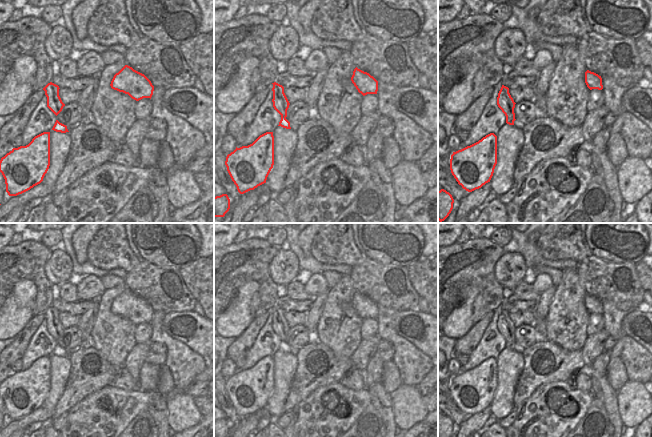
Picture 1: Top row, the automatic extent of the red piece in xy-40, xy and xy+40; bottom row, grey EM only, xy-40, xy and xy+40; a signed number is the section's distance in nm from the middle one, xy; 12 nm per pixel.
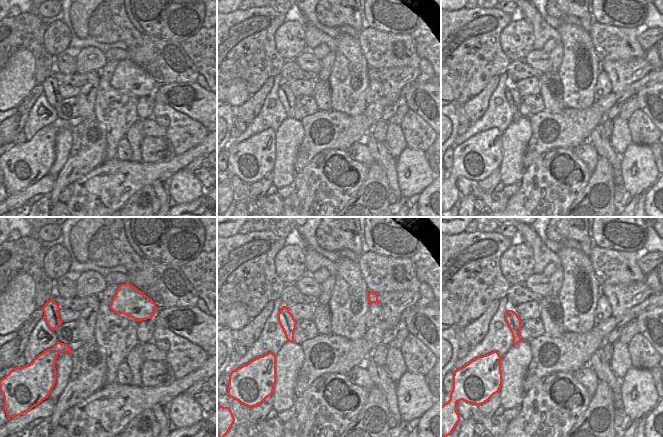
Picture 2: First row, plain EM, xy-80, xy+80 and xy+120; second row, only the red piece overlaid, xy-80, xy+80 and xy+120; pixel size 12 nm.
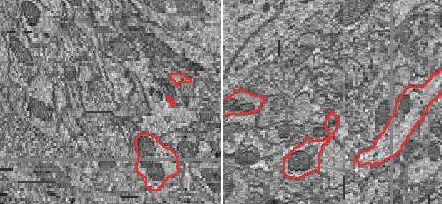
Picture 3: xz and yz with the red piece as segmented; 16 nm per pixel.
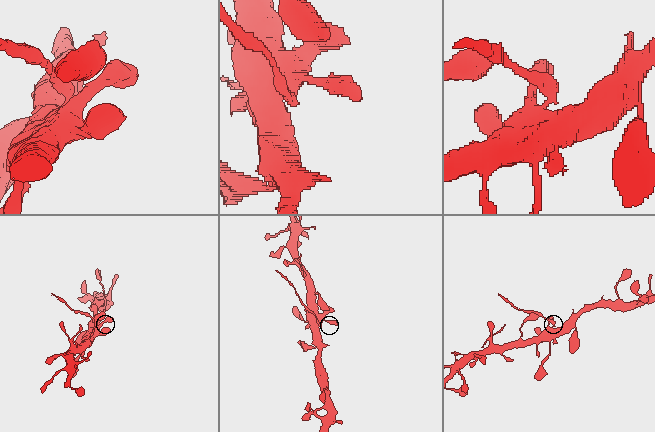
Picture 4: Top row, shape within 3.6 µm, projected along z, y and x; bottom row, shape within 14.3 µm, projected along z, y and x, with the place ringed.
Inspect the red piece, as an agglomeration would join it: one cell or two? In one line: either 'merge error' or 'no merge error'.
merge error

